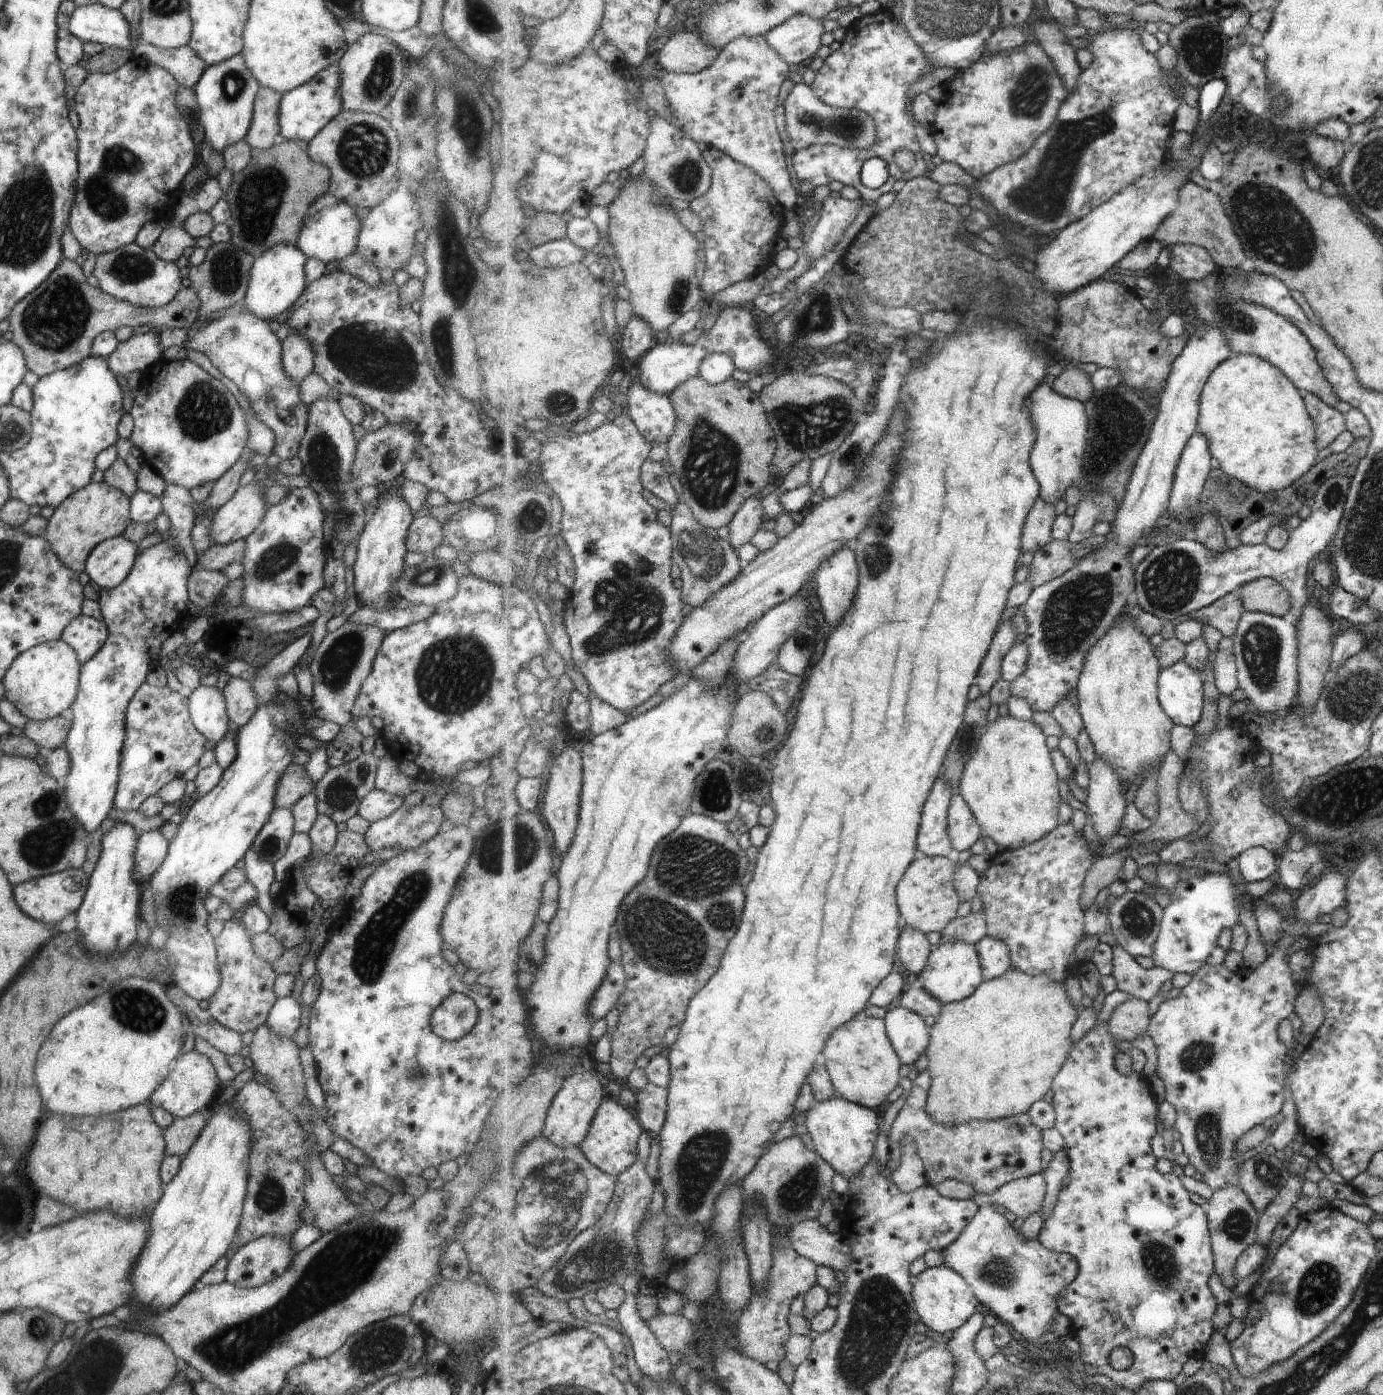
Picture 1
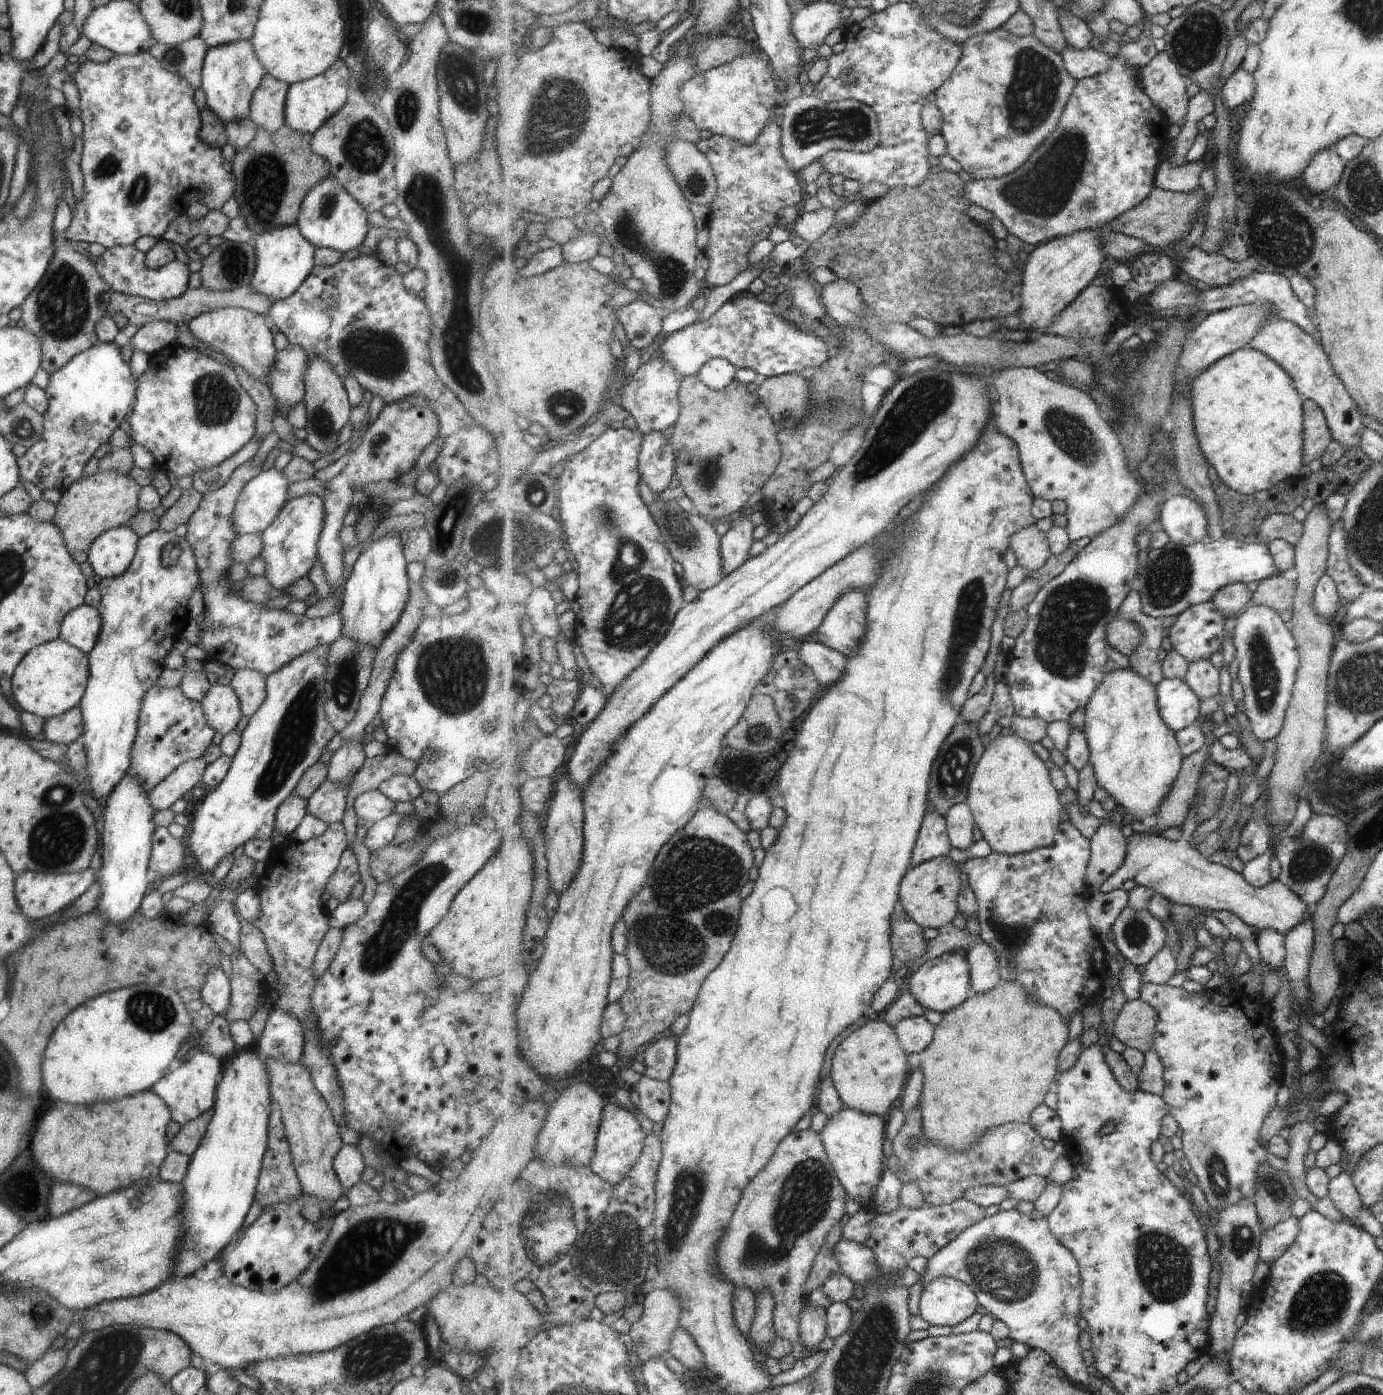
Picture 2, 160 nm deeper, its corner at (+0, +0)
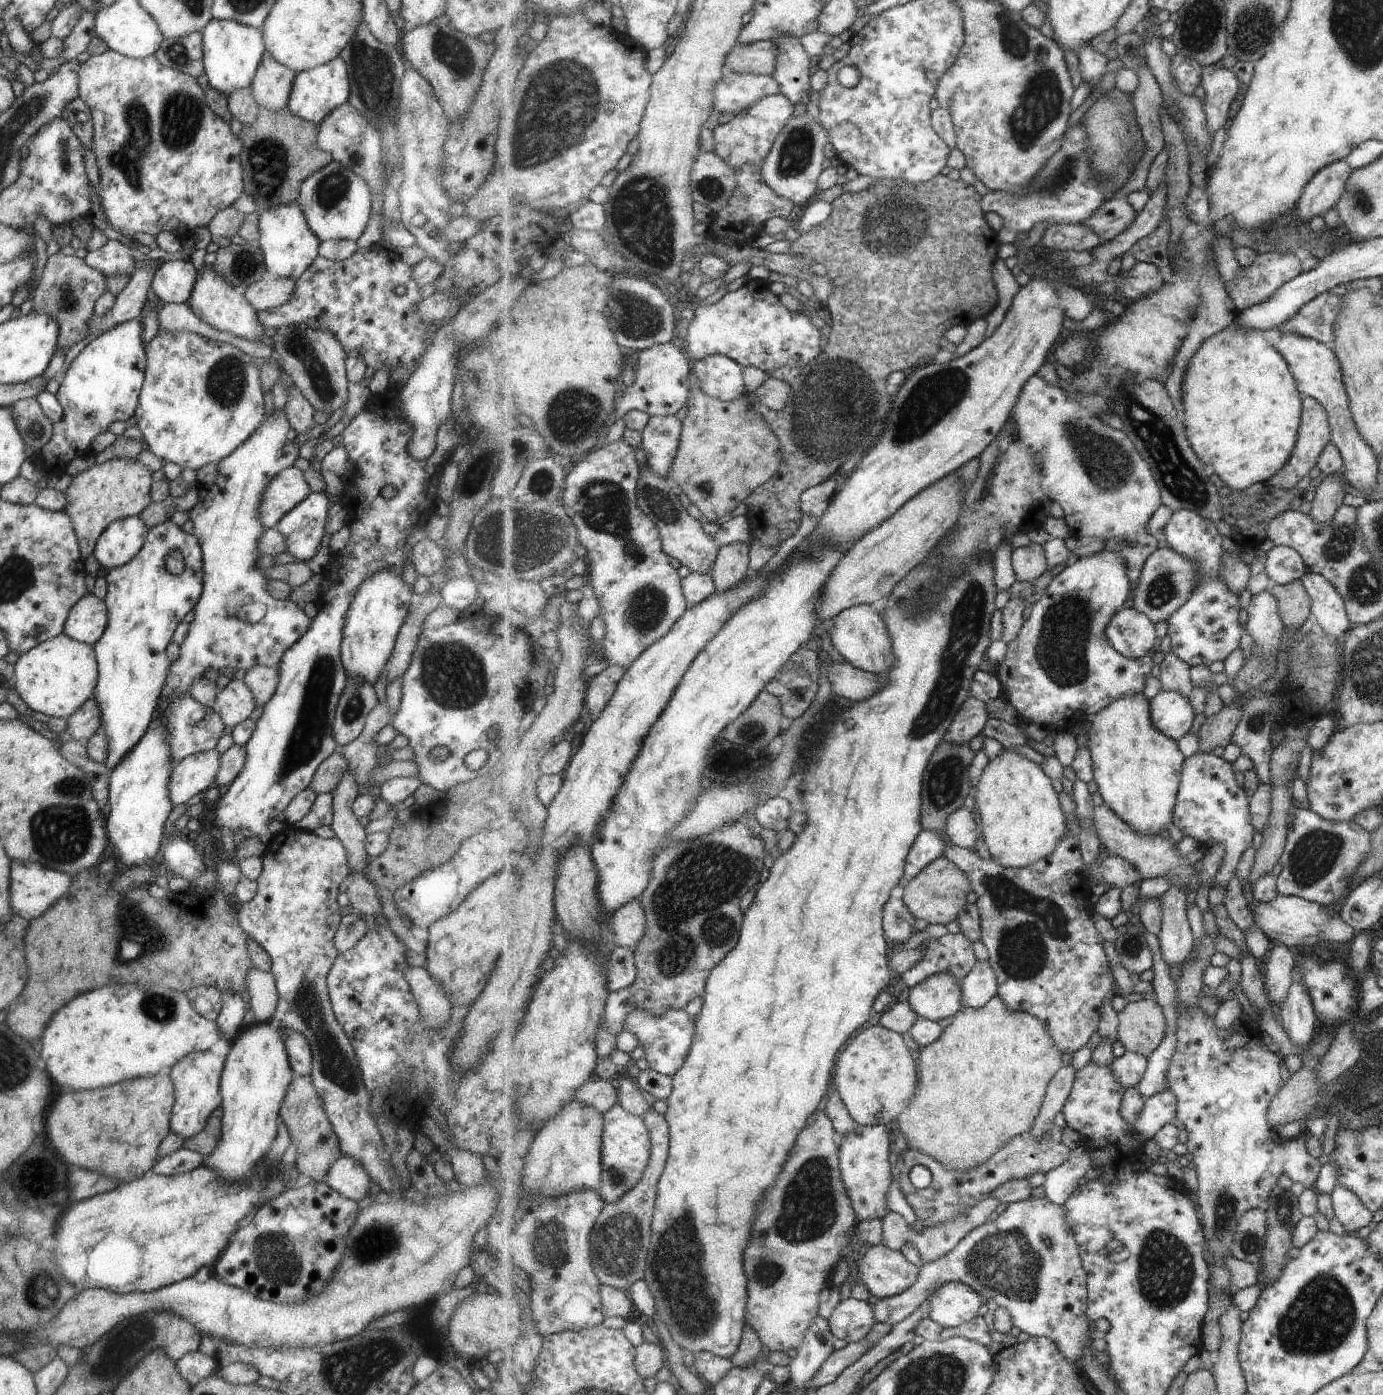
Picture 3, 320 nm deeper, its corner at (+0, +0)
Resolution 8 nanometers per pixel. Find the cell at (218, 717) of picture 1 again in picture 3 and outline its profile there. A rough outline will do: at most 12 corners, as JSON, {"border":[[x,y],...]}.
{"border":[[244,680],[218,691],[211,709],[233,728],[250,716],[254,698]]}

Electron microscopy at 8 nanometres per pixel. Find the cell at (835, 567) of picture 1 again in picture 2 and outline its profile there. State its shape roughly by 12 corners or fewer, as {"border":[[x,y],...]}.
{"border":[[852,590],[818,642],[851,658],[867,634],[868,596]]}

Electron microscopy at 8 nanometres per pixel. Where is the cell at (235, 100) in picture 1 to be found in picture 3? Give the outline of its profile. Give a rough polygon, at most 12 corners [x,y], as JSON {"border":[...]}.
{"border":[[202,26],[208,85],[226,98],[250,86],[264,53],[260,28]]}

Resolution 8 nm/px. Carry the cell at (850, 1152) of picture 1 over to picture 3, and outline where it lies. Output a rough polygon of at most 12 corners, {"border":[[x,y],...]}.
{"border":[[883,1125],[839,1138],[841,1174],[861,1221],[890,1213],[894,1150]]}

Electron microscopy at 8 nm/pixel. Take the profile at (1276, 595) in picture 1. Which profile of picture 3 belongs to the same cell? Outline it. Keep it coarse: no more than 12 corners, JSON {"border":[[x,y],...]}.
{"border":[[1300,579],[1270,585],[1285,627],[1299,628],[1311,612]]}

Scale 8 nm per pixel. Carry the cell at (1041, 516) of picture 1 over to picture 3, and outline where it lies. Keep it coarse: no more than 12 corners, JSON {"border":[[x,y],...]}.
{"border":[[1044,545],[1013,552],[1017,580],[1033,582],[1051,568]]}

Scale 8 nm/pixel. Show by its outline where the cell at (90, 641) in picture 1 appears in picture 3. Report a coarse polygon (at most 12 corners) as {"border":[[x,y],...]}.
{"border":[[93,593],[68,608],[61,632],[92,646],[107,622]]}

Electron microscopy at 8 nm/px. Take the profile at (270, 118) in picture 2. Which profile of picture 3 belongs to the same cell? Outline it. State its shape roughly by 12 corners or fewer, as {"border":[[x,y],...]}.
{"border":[[264,51],[249,86],[258,106],[285,107],[294,70]]}

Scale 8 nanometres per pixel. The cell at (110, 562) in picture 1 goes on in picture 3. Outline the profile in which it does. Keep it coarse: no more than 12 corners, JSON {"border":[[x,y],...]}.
{"border":[[138,514],[114,520],[97,537],[92,555],[107,570],[143,546]]}

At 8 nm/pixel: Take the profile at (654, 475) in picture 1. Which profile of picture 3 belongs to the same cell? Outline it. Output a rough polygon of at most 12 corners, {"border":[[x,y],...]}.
{"border":[[654,416],[642,431],[649,467],[670,479],[683,422]]}

